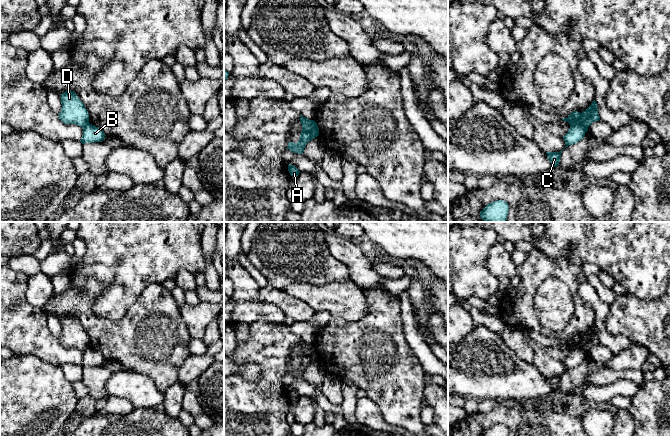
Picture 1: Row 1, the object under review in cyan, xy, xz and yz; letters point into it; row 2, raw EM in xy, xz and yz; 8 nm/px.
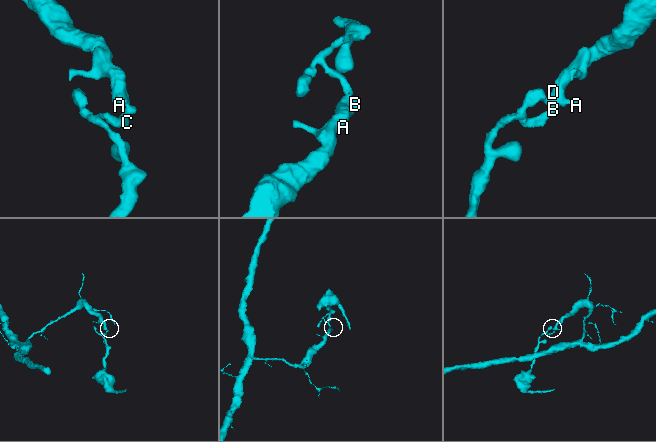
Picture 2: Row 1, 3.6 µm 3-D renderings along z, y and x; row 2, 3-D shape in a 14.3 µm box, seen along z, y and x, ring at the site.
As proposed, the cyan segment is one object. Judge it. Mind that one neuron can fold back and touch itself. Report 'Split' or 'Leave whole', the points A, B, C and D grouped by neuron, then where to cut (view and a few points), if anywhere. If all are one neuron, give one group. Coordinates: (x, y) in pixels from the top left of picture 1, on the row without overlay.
Split. Groups: A D / B C. Split along yz (570, 348), (582, 348), (587, 353)

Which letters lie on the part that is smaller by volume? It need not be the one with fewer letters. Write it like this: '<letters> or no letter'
B, C

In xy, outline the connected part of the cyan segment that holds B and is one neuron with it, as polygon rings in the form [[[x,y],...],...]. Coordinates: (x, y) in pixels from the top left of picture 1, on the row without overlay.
[[[89,347],[83,352],[83,359],[80,365],[82,368],[101,366],[104,364],[105,360],[101,352]]]

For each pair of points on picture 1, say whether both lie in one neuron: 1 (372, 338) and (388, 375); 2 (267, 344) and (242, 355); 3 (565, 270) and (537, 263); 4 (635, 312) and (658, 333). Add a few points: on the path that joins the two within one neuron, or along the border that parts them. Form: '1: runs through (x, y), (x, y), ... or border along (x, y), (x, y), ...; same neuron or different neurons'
1: runs through (373, 347), (373, 353), (382, 366); same neuron
2: runs through (261, 346), (248, 351); same neuron
3: runs through (558, 267), (544, 267); same neuron
4: runs through (641, 318), (652, 327); same neuron

